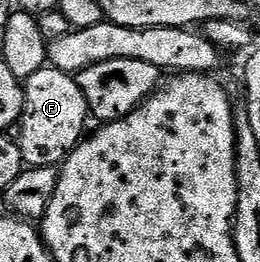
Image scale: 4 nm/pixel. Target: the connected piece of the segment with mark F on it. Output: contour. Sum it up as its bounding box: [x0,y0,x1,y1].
[18,67,90,169]

